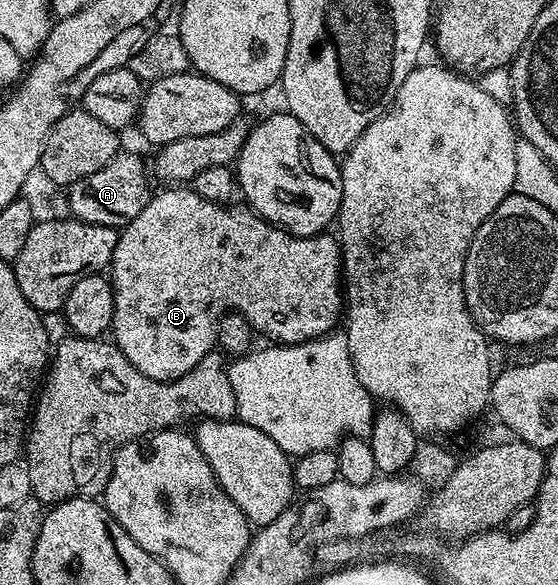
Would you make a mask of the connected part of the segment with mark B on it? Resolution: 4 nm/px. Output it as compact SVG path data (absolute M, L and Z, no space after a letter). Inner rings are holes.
M169 186L158 194L150 195L147 206L131 218L131 222L120 229L113 263L111 265L111 283L113 285L113 297L115 298L115 314L113 315L113 326L111 329L112 343L147 378L152 380L178 380L183 374L193 371L198 362L214 351L217 343L217 323L226 312L238 312L247 318L254 333L266 336L266 341L274 345L282 344L306 344L309 340L317 340L321 336L328 336L334 331L337 319L343 316L343 269L341 266L341 245L336 235L322 234L319 236L292 236L284 228L267 222L258 216L252 208L240 206L226 206L216 204L210 200L204 200L198 192L194 192L189 186Z

